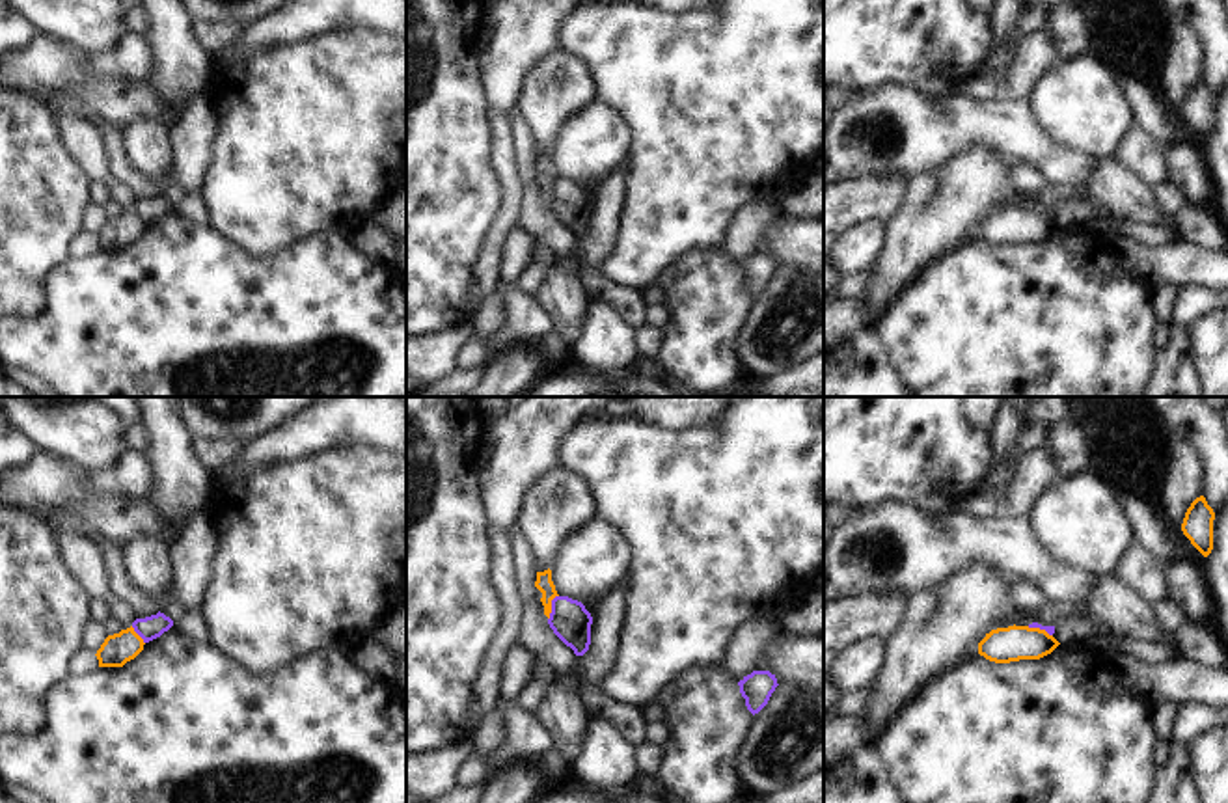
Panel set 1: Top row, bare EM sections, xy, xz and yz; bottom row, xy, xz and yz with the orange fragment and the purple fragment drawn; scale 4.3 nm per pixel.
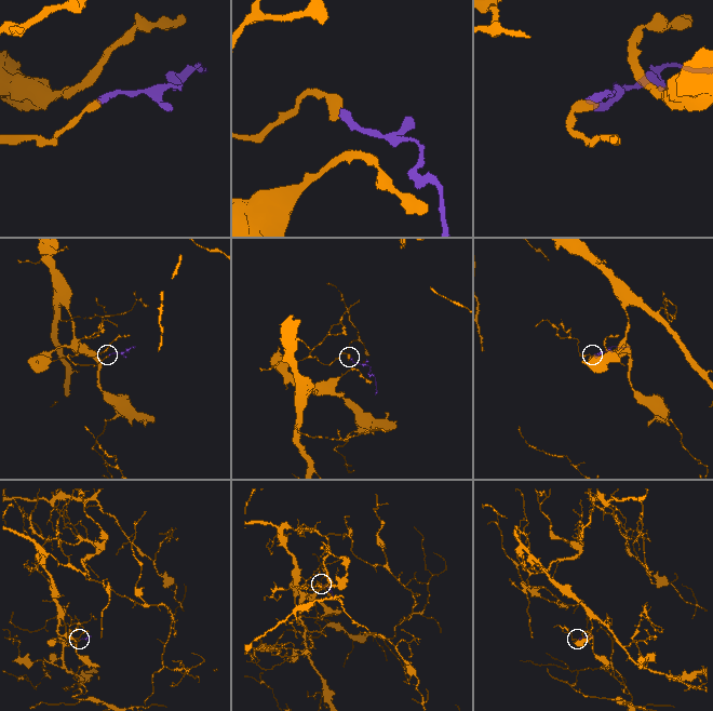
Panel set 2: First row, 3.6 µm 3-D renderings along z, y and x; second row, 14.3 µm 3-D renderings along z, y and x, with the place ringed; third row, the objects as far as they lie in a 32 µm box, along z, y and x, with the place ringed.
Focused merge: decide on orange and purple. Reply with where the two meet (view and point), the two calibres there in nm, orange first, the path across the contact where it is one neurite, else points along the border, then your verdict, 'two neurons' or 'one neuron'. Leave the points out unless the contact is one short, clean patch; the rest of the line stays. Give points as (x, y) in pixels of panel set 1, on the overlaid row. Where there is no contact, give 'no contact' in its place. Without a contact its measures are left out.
contact xz (550, 608); calibres 70 and 170 nm; border xz (558, 595), (552, 600), (548, 619); two neurons

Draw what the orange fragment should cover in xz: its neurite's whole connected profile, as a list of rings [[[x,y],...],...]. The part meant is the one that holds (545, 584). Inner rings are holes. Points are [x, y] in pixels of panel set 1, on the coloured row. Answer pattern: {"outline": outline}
{"outline": [[[550,568],[544,570],[544,572],[537,572],[535,587],[542,592],[540,602],[542,602],[542,606],[544,606],[544,615],[550,619],[552,600],[553,600],[555,596],[559,596],[557,591],[555,591],[555,585],[553,585],[553,581],[552,581],[552,570],[550,570]]]}

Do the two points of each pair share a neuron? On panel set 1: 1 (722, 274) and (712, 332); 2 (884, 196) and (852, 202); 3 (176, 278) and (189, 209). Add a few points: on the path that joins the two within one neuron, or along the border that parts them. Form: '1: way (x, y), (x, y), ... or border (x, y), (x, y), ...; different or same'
1: way (714, 289), (714, 317); same
2: way (876, 200), (859, 200); same
3: border (174, 207), (207, 228); different

